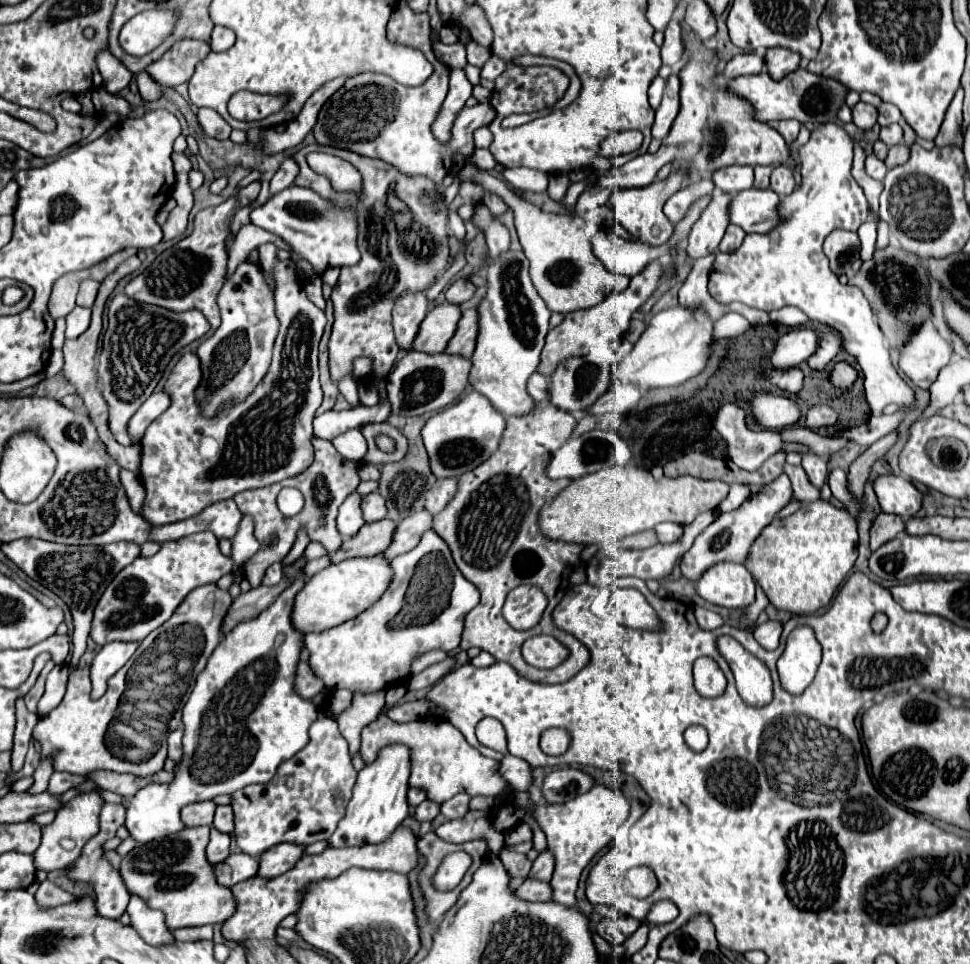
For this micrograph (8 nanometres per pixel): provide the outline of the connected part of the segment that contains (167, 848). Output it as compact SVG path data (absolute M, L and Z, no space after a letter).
M194 827L194 829L182 829L174 835L168 835L164 839L156 839L146 845L136 845L122 861L120 861L120 877L128 889L130 895L136 895L146 901L150 909L160 909L166 913L168 929L180 929L180 927L196 927L196 925L214 925L224 923L228 915L232 915L236 903L232 899L230 889L220 887L212 875L212 865L206 861L206 845L208 845L208 833L210 827Z

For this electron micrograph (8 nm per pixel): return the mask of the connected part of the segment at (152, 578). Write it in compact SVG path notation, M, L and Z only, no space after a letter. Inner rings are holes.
M210 531L162 543L154 557L138 557L110 581L94 607L90 637L98 645L110 641L142 641L172 617L174 609L192 589L216 583L222 575L232 573L232 567L232 557L220 553L218 539Z

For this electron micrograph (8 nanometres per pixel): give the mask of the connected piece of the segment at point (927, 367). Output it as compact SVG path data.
M930 319L916 327L900 349L898 367L920 389L930 389L942 367L950 363L952 345L936 331Z

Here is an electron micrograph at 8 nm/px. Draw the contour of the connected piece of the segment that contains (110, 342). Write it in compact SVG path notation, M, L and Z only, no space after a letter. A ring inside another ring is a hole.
M124 293L112 297L108 305L108 327L104 331L96 371L102 385L102 395L110 407L110 431L120 445L132 443L126 433L128 421L138 411L138 407L152 395L164 373L162 367L166 367L172 355L178 353L182 347L204 337L208 329L208 319L196 309L176 313L158 305L138 303Z

